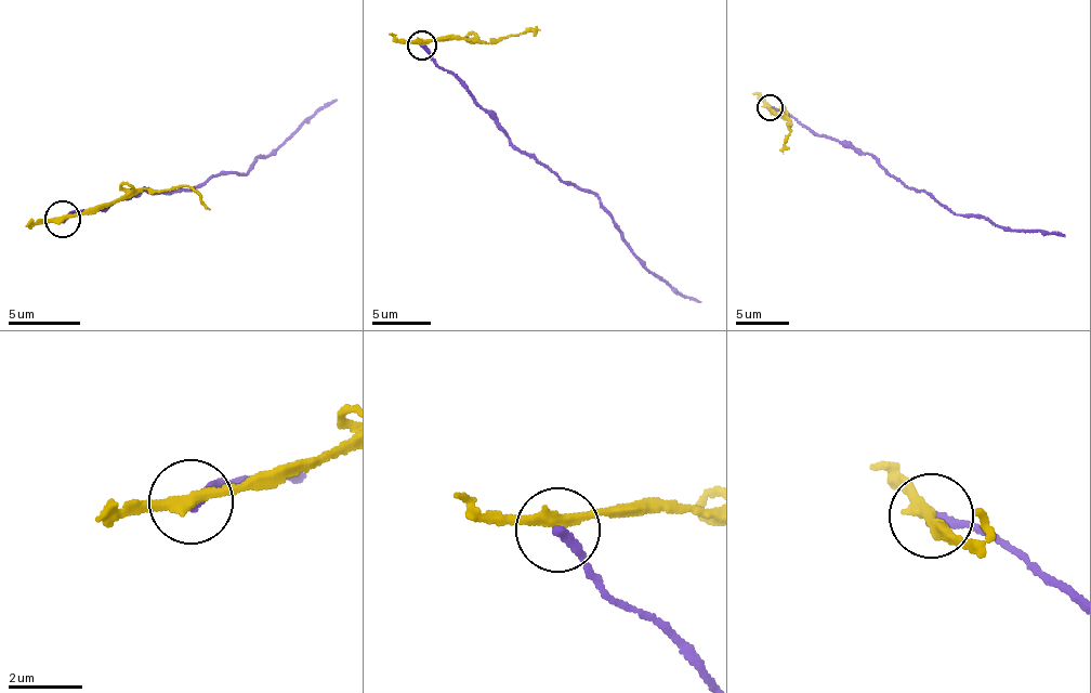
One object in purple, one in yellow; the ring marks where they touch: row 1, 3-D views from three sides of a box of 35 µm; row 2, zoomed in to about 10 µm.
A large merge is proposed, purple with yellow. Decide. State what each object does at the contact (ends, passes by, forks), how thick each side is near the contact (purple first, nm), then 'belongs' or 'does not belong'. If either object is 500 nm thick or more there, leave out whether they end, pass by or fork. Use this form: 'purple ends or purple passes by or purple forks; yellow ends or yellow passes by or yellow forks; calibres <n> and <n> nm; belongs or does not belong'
purple ends; yellow passes by; calibres 260 and 280 nm; does not belong

